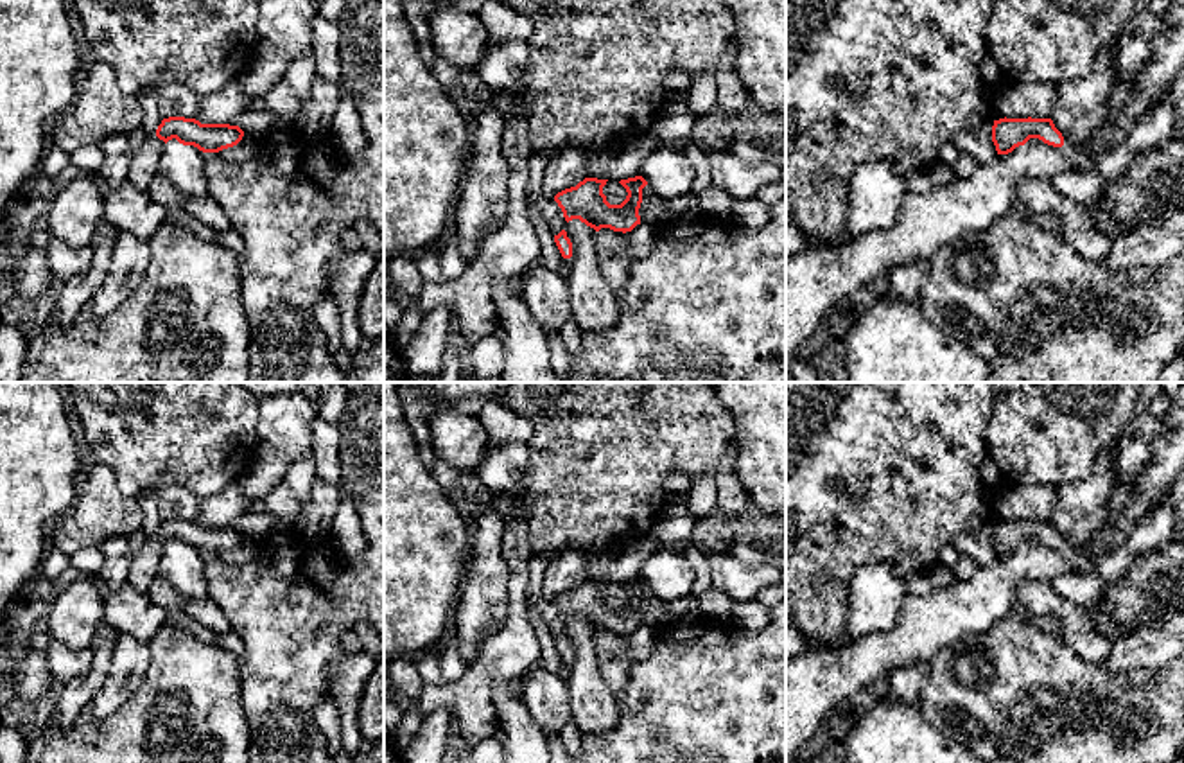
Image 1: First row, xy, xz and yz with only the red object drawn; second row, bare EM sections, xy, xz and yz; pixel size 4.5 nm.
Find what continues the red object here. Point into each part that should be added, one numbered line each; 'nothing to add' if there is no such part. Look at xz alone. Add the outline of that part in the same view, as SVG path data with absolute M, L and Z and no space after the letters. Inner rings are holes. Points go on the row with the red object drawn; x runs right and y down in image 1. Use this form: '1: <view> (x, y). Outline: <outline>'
1: xz (551, 212). Outline: M542 194L542 196L535 197L533 203L538 206L544 221L549 224L549 228L554 235L558 235L562 230L565 230L567 221L563 217L562 208L554 201L554 197L547 197Z

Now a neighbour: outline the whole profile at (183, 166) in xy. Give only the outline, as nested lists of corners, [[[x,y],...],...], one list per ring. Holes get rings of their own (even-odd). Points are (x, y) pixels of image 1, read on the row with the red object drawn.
[[[169,140],[160,156],[160,172],[183,194],[208,196],[205,153],[194,145]]]

